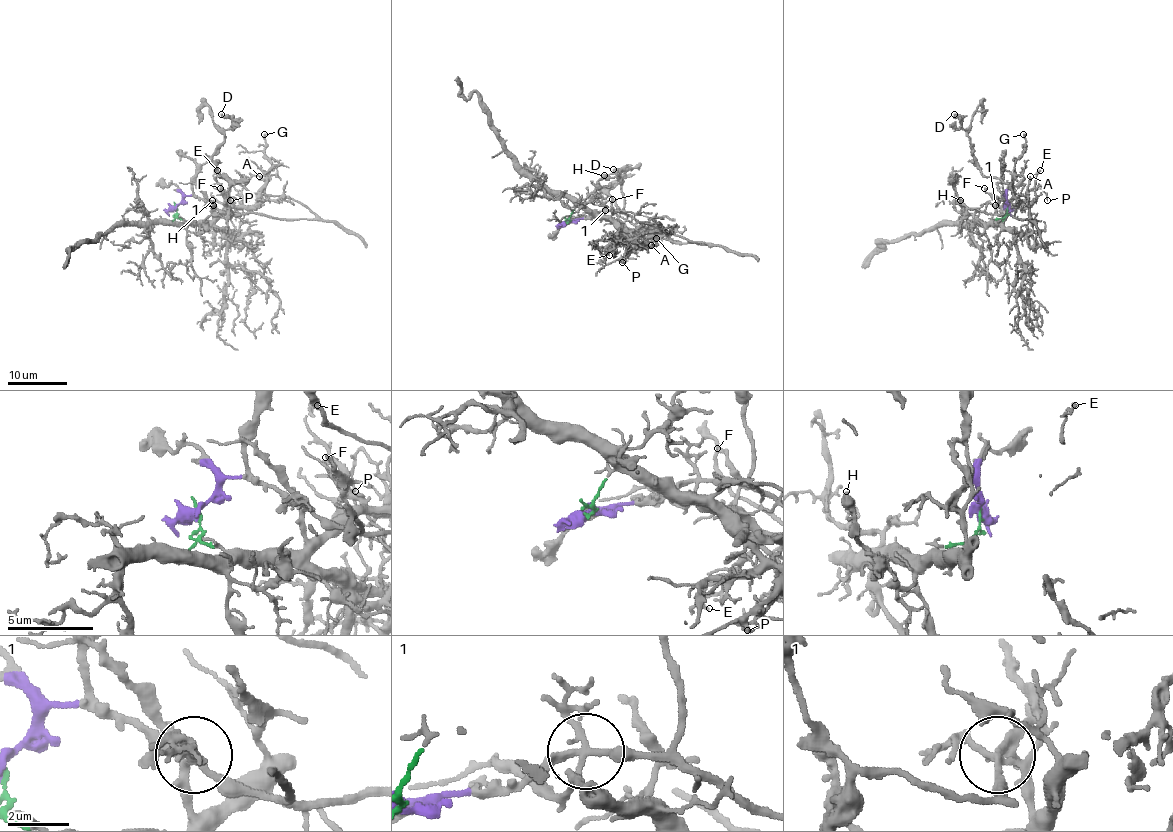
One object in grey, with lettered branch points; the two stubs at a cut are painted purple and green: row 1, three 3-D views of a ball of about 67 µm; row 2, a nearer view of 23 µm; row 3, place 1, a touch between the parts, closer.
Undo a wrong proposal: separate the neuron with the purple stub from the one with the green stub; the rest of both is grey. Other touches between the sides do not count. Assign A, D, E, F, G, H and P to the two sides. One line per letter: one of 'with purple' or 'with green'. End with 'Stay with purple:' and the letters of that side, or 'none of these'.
A: with green
D: with purple
E: with green
F: with green
G: with green
H: with purple
P: with green
Stay with purple: D, H

